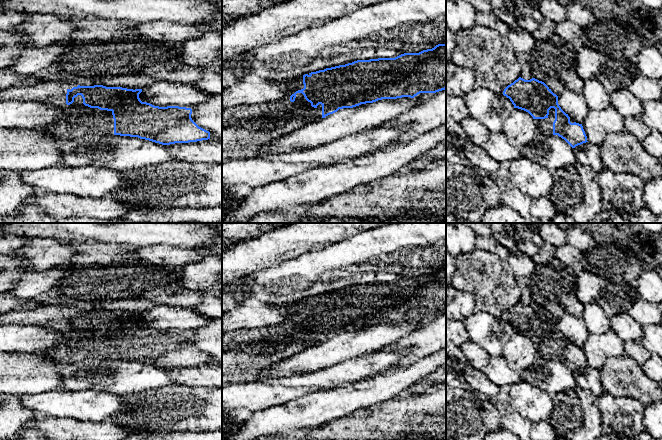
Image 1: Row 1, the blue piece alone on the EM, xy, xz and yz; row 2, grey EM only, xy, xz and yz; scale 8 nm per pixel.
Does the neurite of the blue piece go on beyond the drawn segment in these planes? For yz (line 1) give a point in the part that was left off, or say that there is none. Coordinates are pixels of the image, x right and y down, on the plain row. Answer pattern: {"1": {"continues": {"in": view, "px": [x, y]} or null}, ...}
{"1": {"continues": {"in": "yz", "px": [545, 349]}}}

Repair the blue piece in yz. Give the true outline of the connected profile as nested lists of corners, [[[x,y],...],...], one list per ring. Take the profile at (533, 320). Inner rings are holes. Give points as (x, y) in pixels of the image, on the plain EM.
[[[519,301],[508,309],[503,319],[510,323],[514,332],[528,336],[535,344],[538,354],[547,359],[558,359],[572,372],[588,366],[582,348],[576,347],[566,338],[558,328],[558,320],[542,305],[535,302],[525,304]]]

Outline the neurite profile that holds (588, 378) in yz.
[[[589,366],[574,372],[577,386],[589,390],[594,396],[600,397],[605,393],[600,382],[600,370]]]

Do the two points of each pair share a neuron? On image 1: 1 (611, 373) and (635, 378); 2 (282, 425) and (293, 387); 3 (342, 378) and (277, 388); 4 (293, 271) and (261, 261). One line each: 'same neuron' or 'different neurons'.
1: same neuron
2: different neurons
3: same neuron
4: different neurons

